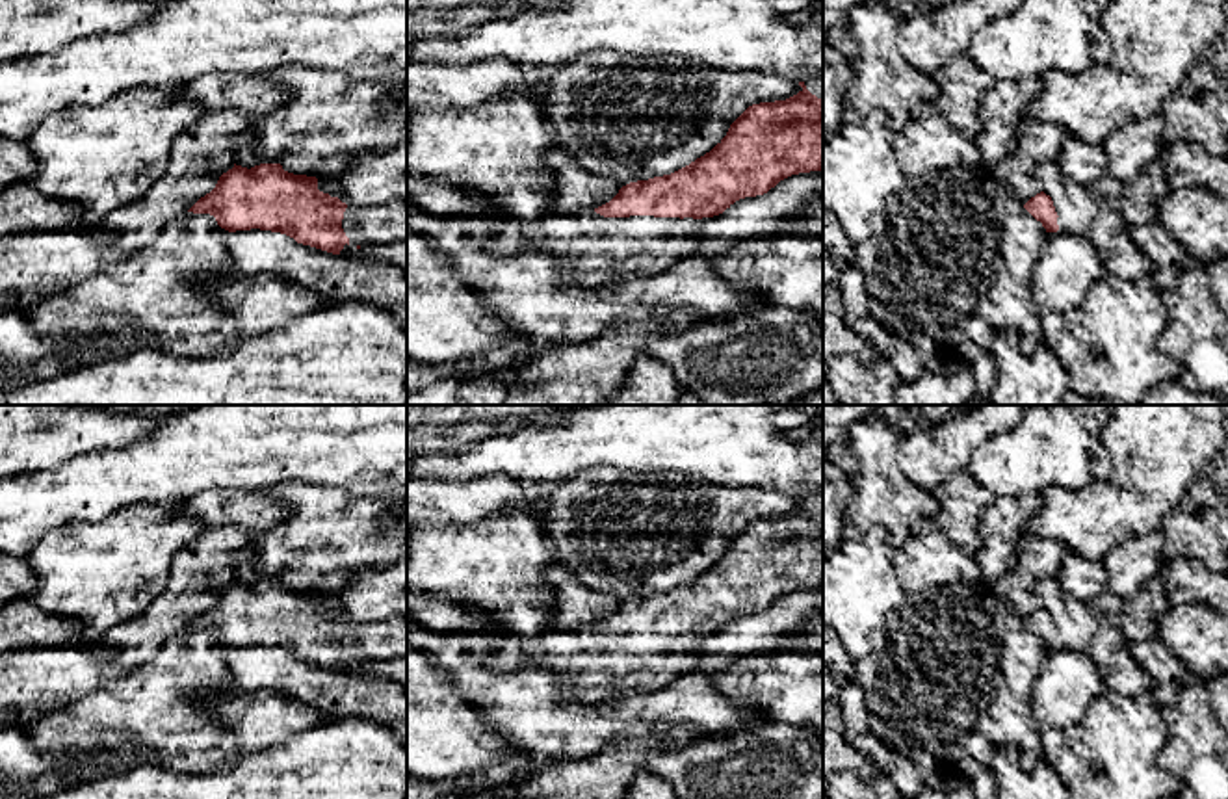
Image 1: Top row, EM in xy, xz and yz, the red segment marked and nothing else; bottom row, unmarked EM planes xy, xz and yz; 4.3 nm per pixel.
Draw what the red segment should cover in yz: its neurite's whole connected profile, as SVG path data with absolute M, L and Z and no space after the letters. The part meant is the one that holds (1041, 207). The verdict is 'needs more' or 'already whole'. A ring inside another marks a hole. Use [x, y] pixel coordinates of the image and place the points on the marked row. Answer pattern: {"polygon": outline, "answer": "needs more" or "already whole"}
{"polygon": "M1044 191L1037 193L1035 197L1031 197L1024 208L1037 219L1042 223L1042 227L1046 229L1046 232L1057 232L1059 225L1057 225L1057 212L1053 206L1053 201L1050 195L1046 195Z", "answer": "already whole"}

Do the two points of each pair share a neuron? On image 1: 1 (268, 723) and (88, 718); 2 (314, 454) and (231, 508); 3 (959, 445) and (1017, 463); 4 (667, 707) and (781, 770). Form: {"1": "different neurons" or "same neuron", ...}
{"1": "same neuron", "2": "different neurons", "3": "different neurons", "4": "different neurons"}

